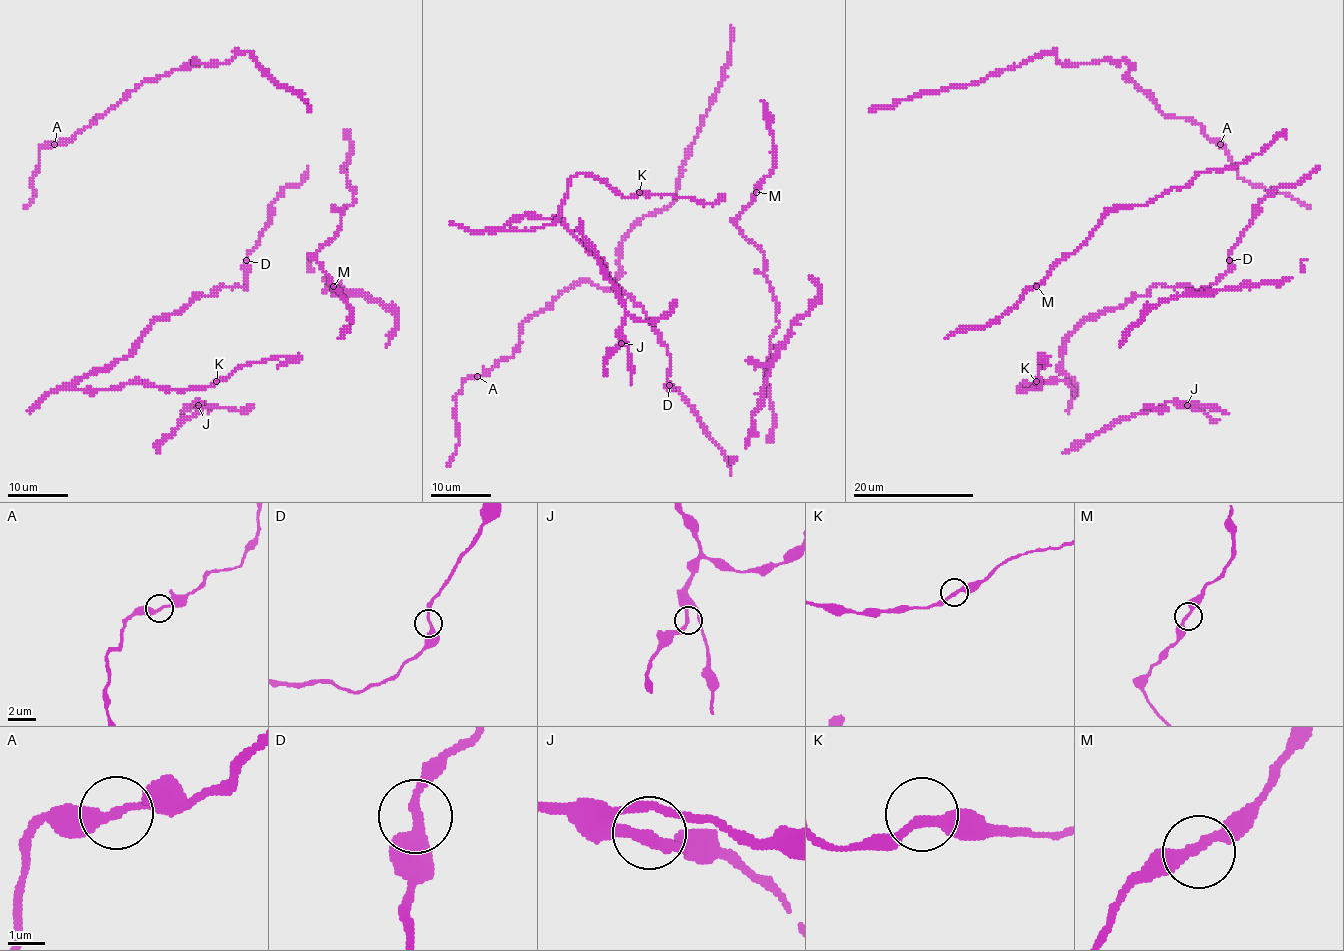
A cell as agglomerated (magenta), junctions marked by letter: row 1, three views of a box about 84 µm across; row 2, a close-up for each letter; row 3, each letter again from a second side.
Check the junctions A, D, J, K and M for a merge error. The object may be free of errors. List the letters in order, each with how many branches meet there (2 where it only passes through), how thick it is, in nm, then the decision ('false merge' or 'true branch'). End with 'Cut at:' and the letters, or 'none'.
A: 2 | 280 nm | true branch
D: 2 | 340 nm | true branch
J: 2 | 280 nm | true branch
K: 2 | 320 nm | true branch
M: 2 | 280 nm | true branch
Cut at: none

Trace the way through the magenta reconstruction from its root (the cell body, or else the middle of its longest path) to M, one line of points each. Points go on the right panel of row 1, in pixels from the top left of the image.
M: (1285, 138), (1276, 137), (1235, 165), (1201, 171), (1143, 206), (1110, 209), (1036, 286)

